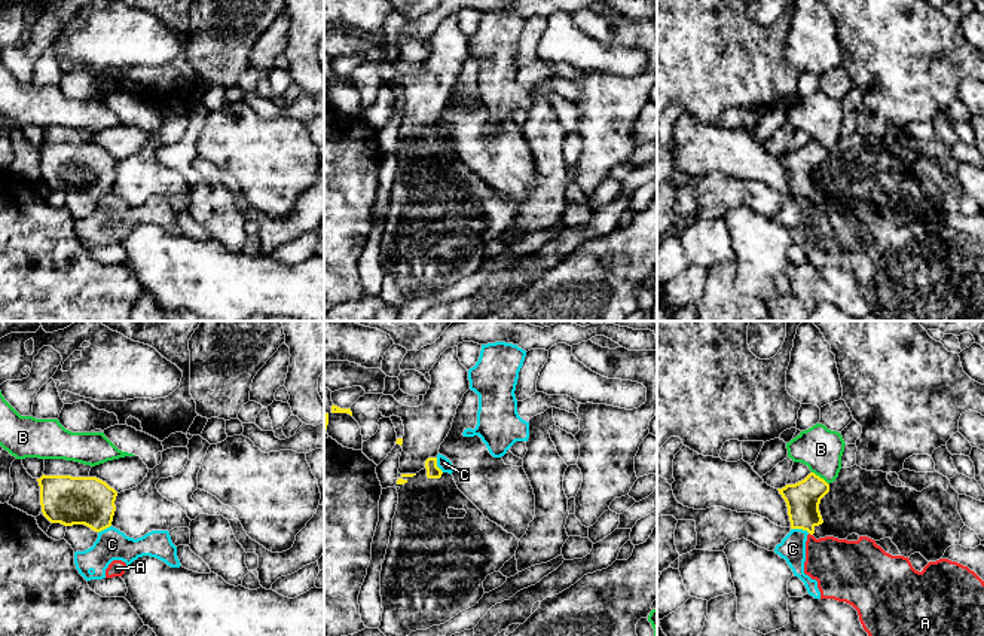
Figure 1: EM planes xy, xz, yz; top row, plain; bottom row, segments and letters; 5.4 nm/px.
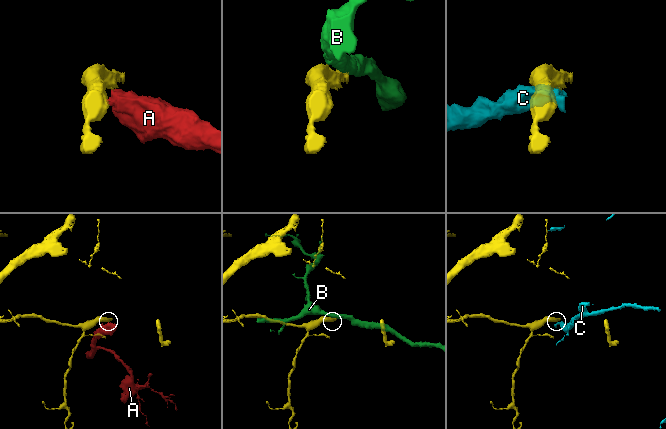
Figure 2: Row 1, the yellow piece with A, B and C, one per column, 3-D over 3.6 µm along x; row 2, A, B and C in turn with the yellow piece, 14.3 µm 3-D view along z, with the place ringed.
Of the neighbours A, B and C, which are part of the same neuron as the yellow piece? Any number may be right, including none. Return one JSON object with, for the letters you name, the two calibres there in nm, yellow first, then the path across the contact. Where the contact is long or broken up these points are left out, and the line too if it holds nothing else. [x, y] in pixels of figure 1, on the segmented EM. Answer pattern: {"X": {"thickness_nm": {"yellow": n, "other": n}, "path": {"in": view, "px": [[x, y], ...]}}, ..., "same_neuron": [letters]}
{"same_neuron": []}

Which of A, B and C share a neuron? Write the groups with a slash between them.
A C / B

